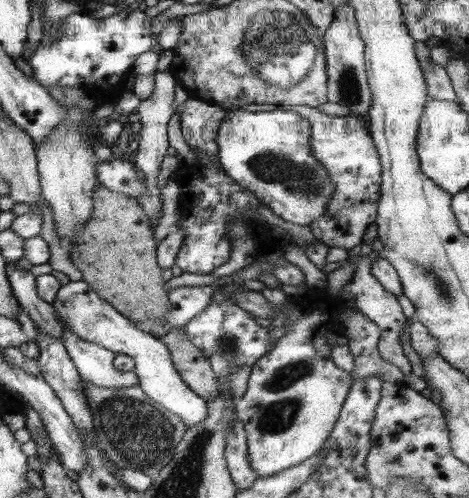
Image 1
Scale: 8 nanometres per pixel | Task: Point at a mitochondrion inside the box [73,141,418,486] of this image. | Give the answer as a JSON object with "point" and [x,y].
{"point":[139,434]}

